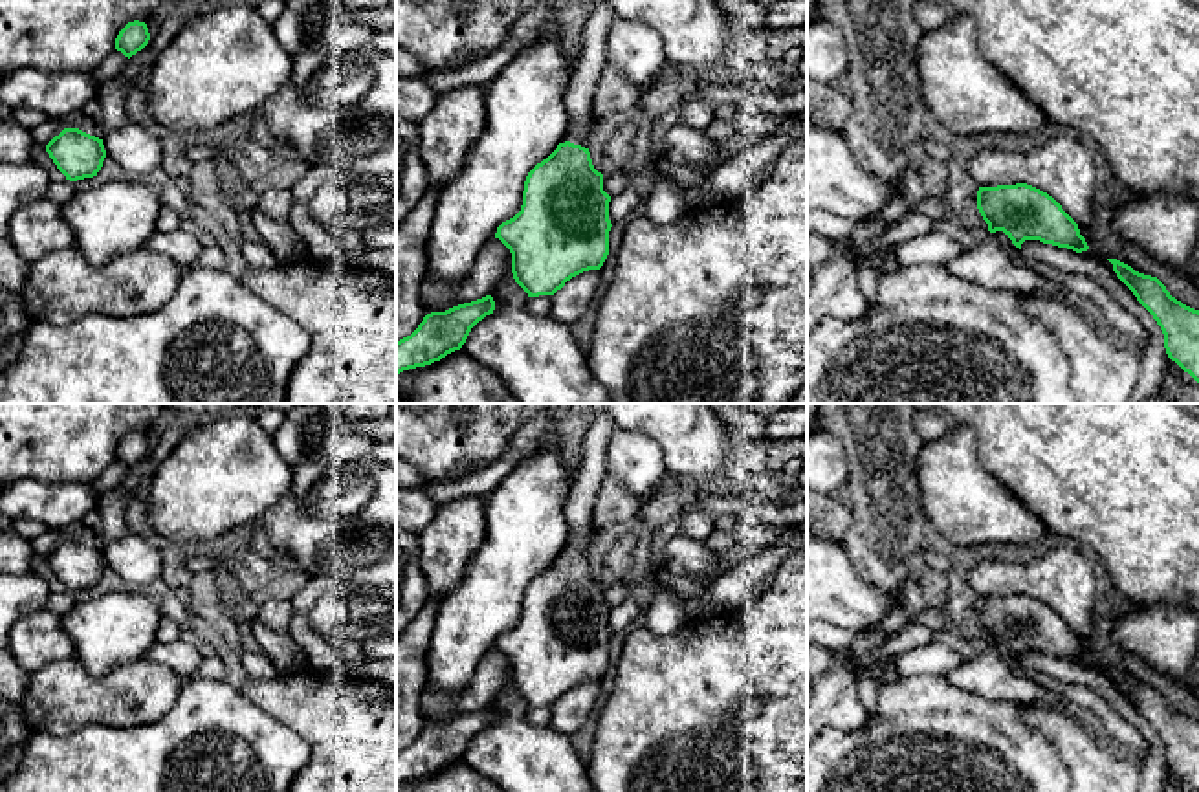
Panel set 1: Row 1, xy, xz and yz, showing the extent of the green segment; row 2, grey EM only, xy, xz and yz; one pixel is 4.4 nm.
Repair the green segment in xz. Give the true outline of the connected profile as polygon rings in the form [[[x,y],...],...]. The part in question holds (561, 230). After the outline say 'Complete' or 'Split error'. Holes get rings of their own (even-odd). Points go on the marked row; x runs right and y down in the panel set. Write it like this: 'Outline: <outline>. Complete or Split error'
Outline: [[[594,0],[583,29],[583,51],[563,97],[570,119],[565,141],[528,172],[521,211],[495,233],[495,238],[510,249],[513,279],[528,297],[554,295],[572,277],[600,270],[609,255],[610,196],[603,191],[603,174],[592,165],[587,125],[596,84],[607,62],[607,35],[614,16],[609,0]]]. Split error

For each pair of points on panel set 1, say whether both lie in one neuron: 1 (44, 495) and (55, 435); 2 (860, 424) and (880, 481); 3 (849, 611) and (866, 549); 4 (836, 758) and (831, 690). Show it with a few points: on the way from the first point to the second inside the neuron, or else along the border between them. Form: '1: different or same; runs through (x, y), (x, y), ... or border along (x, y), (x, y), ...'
1: different; border along (19, 479), (90, 483)
2: same; runs through (875, 439), (880, 444), (880, 466)
3: different; border along (842, 543), (855, 571), (893, 598)
4: different; border along (825, 726), (853, 732)

